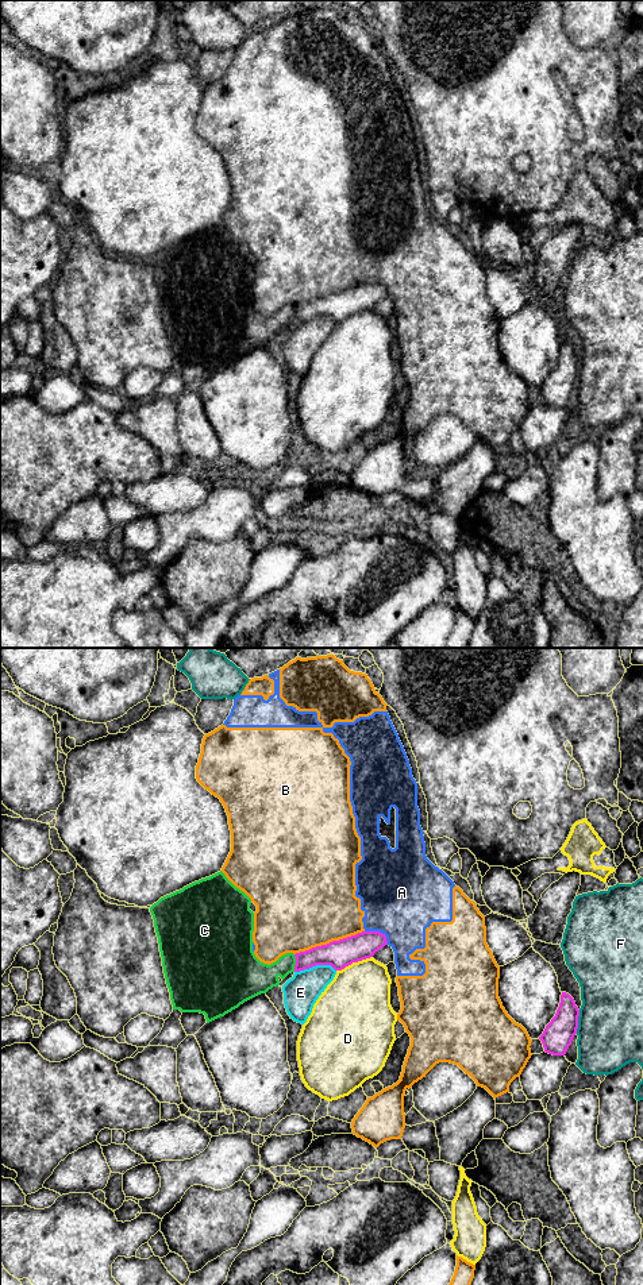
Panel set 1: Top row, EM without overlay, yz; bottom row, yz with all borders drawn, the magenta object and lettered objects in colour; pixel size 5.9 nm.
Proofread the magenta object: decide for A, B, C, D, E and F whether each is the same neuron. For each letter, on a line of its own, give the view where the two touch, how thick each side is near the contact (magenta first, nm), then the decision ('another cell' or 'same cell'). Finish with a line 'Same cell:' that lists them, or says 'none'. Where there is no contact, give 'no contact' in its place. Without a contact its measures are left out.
A: contact in yz; calibres 160 and 480 nm; another cell
B: contact in yz; calibres 160 and 500 nm; another cell
C: contact in yz; calibres 160 and 190 nm; another cell
D: contact in yz; calibres 160 and 400 nm; another cell
E: contact in yz; calibres 160 and 200 nm; another cell
F: contact in yz; calibres 180 and 380 nm; another cell
Same cell: none

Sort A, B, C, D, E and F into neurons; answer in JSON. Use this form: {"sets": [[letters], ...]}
{"sets": [["A", "B"], ["C"], ["D"], ["E"], ["F"]]}

